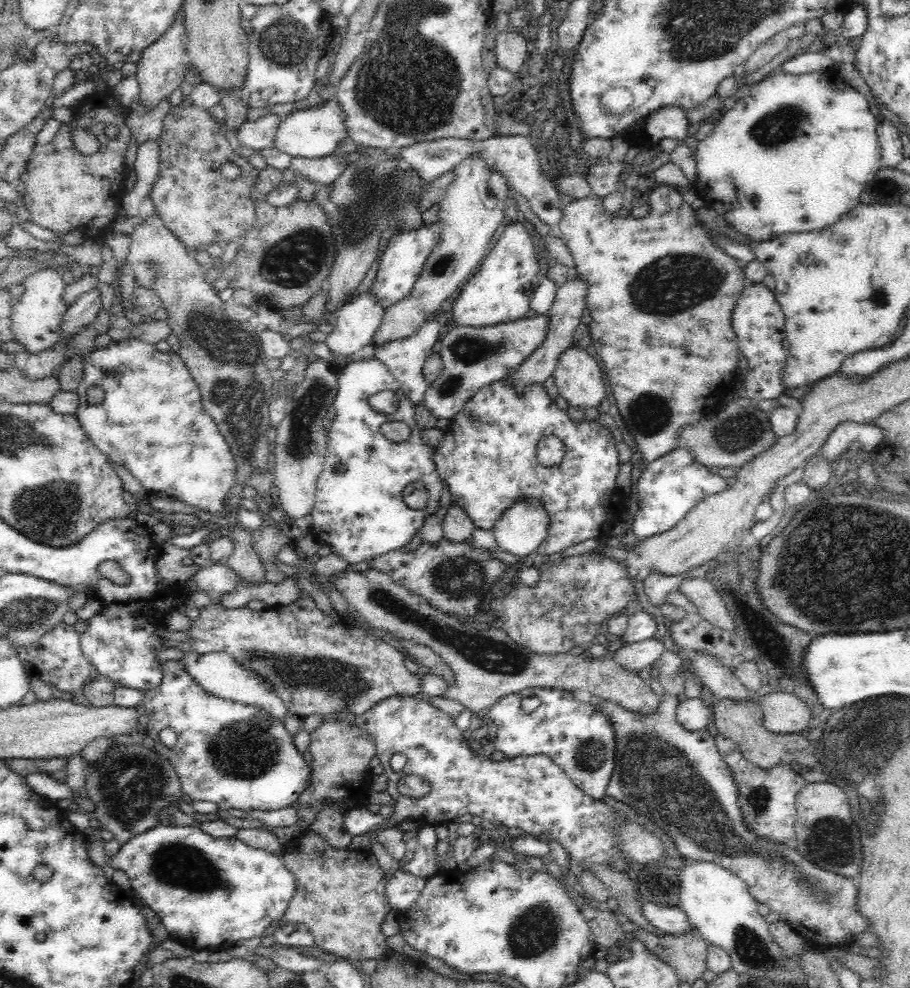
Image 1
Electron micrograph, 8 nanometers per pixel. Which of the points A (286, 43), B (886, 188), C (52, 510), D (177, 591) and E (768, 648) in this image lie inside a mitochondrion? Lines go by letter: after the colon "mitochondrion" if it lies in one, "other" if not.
A: mitochondrion
B: mitochondrion
C: mitochondrion
D: other
E: other

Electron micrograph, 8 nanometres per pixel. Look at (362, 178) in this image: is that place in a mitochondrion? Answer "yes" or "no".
yes

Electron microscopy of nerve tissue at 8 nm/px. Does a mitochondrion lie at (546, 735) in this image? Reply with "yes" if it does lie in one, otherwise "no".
no

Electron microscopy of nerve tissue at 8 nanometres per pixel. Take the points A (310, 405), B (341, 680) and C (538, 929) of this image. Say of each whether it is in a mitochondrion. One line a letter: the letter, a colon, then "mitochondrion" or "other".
A: mitochondrion
B: mitochondrion
C: mitochondrion

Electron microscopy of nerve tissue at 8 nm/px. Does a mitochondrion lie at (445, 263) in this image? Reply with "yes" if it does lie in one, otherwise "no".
yes

